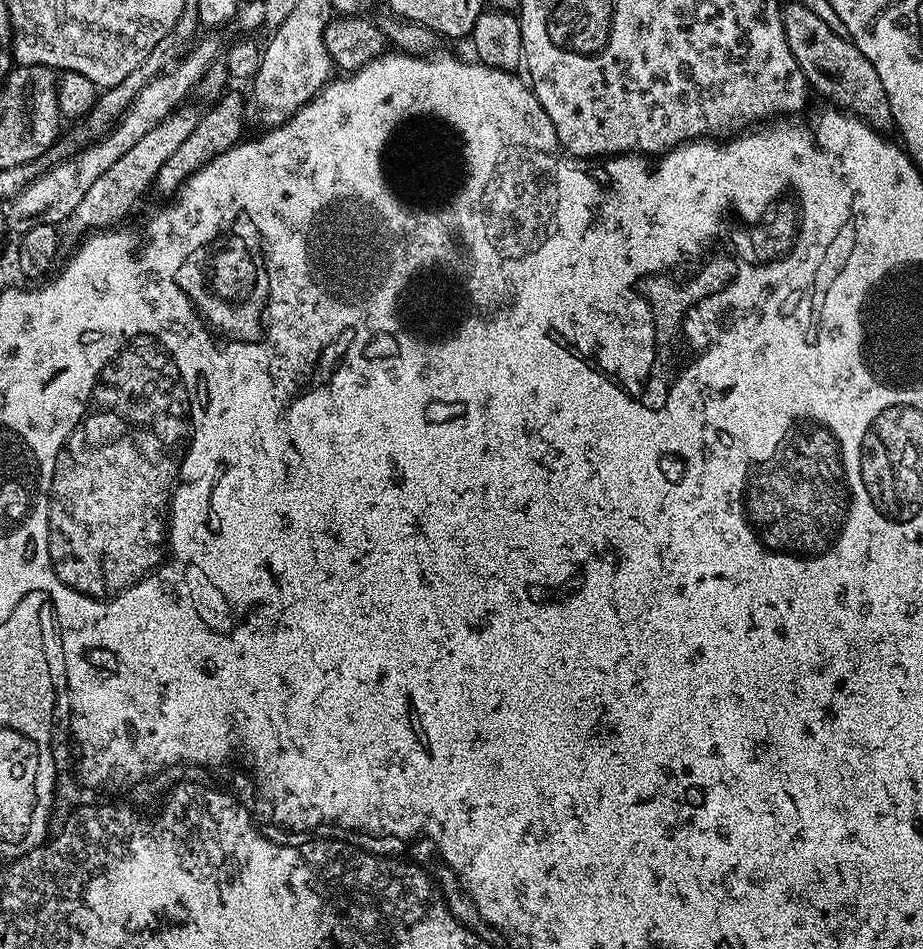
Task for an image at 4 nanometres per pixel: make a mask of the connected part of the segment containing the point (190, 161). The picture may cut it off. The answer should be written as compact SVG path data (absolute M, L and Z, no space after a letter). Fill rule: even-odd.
M225 91L213 103L217 104L209 112L205 111L201 115L198 126L194 126L194 131L186 137L186 142L182 142L182 146L178 146L178 150L174 150L174 154L170 154L166 162L162 162L162 170L158 170L156 175L155 191L169 192L169 194L179 192L181 184L186 183L200 167L208 164L219 152L225 152L240 143L245 135L246 100L243 95L240 97L238 93L232 91Z

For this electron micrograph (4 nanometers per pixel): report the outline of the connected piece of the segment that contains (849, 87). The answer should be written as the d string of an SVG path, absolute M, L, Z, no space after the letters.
M798 2L785 3L784 29L786 40L790 42L790 52L804 71L811 91L818 92L828 99L829 105L852 113L860 120L877 130L888 130L893 127L890 98L886 98L886 89L882 86L882 78L878 78L878 70L870 66L870 58L854 46L851 38L844 32L835 32L806 6Z

